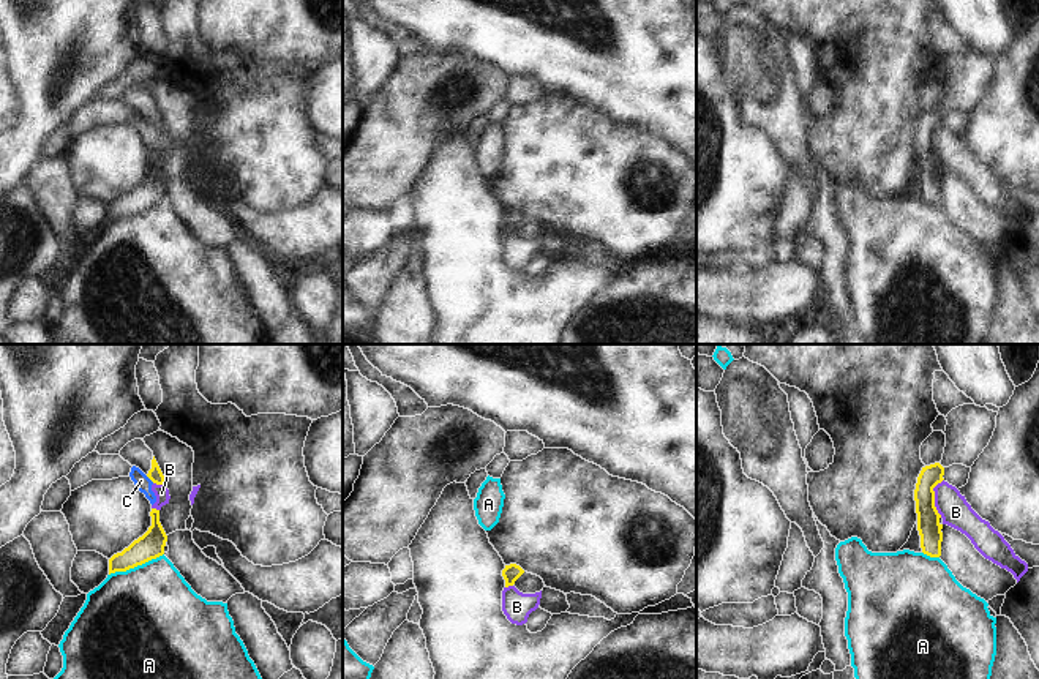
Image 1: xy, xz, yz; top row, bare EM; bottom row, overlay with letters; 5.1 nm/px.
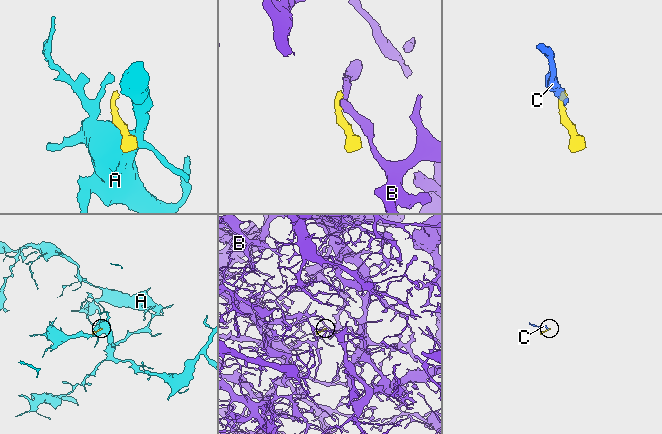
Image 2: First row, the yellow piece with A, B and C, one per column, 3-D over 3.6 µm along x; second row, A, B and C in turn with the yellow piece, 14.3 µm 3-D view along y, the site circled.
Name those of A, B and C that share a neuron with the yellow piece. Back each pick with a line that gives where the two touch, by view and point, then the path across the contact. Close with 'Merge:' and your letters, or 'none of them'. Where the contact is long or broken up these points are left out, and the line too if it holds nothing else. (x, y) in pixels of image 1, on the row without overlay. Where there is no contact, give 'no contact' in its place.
Merge: none of them

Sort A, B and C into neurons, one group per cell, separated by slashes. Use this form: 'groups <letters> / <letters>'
groups A / B C

